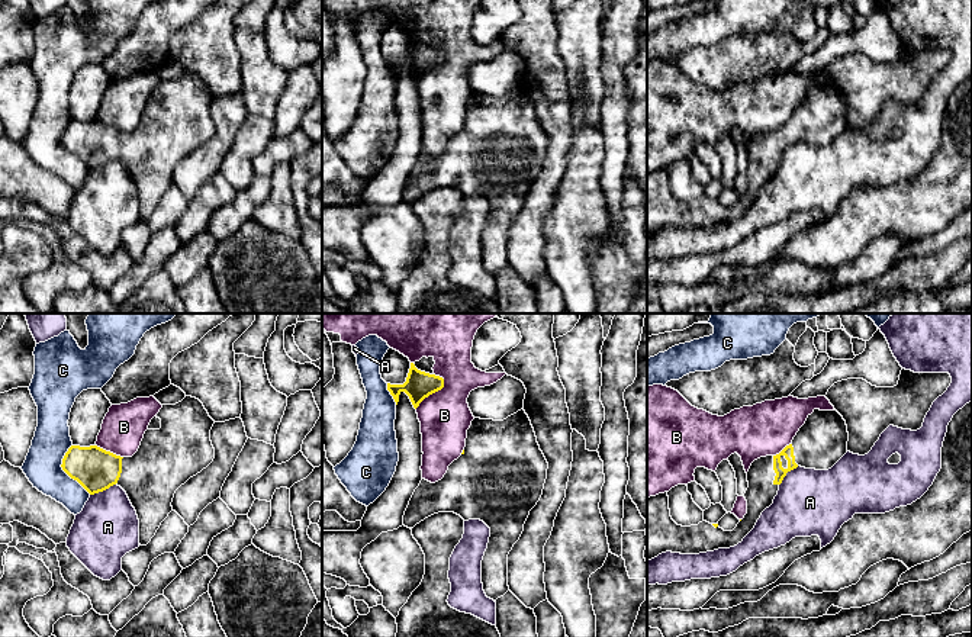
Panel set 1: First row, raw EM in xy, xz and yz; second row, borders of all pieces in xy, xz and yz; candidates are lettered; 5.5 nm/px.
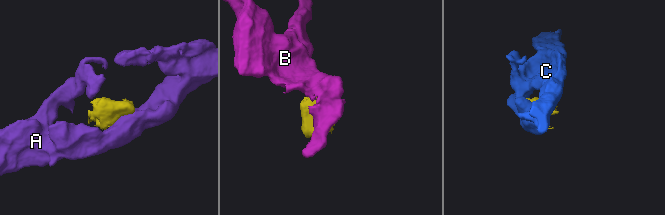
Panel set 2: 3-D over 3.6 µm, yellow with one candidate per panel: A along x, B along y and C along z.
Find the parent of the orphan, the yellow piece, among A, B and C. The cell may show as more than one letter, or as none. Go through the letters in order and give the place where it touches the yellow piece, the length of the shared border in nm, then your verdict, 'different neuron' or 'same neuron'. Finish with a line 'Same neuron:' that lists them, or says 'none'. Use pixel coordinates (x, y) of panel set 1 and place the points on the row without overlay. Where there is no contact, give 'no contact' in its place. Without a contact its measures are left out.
A: meets yellow in xy at (102, 166); contact 160 nm long; different neuron
B: meets yellow in xz at (434, 67); contact 240 nm long; different neuron
C: meets yellow in xy at (64, 145); contact 300 nm long; different neuron
Same neuron: none

